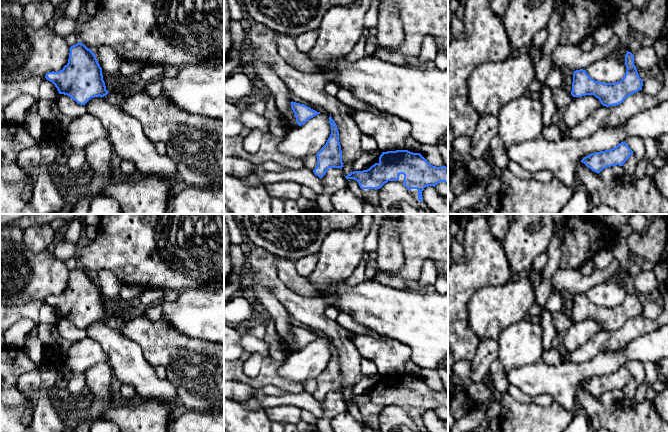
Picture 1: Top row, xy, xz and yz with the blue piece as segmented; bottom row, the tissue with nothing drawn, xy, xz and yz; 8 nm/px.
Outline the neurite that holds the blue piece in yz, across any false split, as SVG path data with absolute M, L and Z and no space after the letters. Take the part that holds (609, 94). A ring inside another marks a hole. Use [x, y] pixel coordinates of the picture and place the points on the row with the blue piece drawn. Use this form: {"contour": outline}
{"contour": "M629 51L625 55L625 65L627 69L624 77L615 83L595 81L583 69L574 71L571 95L594 95L606 107L621 104L627 97L642 90L643 86L643 80L634 65L634 55Z"}

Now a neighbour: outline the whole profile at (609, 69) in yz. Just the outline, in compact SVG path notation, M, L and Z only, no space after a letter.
M612 54L591 63L585 70L595 81L615 83L624 77L626 69L617 54Z

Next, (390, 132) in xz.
M354 111L350 115L362 135L373 136L381 152L404 150L405 141L412 136L411 124L397 116L381 112Z

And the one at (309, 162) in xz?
M308 155L302 161L303 161L303 167L309 171L313 171L317 166L316 155Z

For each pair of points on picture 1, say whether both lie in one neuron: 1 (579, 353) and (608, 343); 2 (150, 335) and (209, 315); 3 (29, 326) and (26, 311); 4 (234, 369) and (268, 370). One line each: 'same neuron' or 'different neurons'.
1: same neuron
2: different neurons
3: different neurons
4: same neuron

